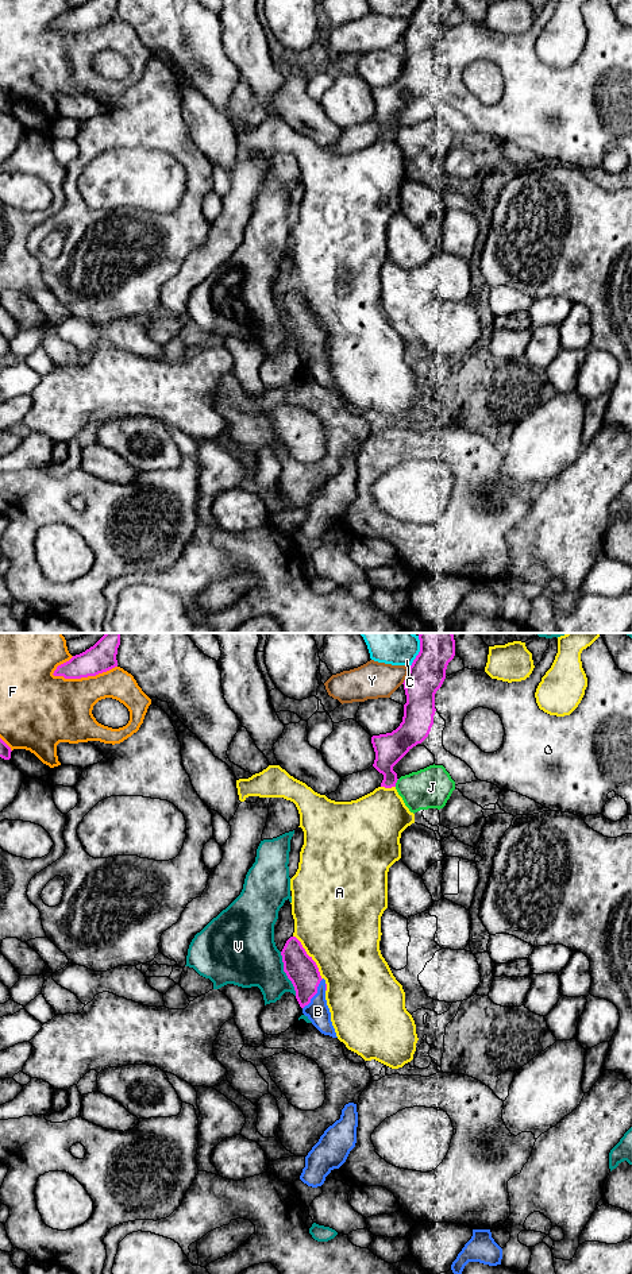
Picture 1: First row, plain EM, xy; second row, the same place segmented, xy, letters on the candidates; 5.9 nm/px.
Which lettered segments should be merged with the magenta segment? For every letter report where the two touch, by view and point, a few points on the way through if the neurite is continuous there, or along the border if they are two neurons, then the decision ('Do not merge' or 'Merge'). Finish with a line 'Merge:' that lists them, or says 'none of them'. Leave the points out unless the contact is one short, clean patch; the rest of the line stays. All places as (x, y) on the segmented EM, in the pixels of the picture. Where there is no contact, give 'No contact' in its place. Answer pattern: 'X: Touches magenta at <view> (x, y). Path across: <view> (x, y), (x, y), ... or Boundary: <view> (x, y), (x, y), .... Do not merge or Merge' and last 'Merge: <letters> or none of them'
A: Touches magenta at xy (309, 957). Do not merge
B: Touches magenta at xy (316, 992). Path across: xy (300, 968), (308, 984), (316, 992), (318, 1011). Merge
C: Touches magenta at xy (419, 652). Do not merge
F: Touches magenta at xy (84, 676). Do not merge
J: Touches magenta at xy (396, 782). Do not merge
V: Touches magenta at xy (285, 972). Do not merge
Y: Touches magenta at xy (407, 676). Do not merge
Merge: B

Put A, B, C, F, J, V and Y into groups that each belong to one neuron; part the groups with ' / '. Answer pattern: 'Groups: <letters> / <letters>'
Groups: A C / B / F / J / V / Y

